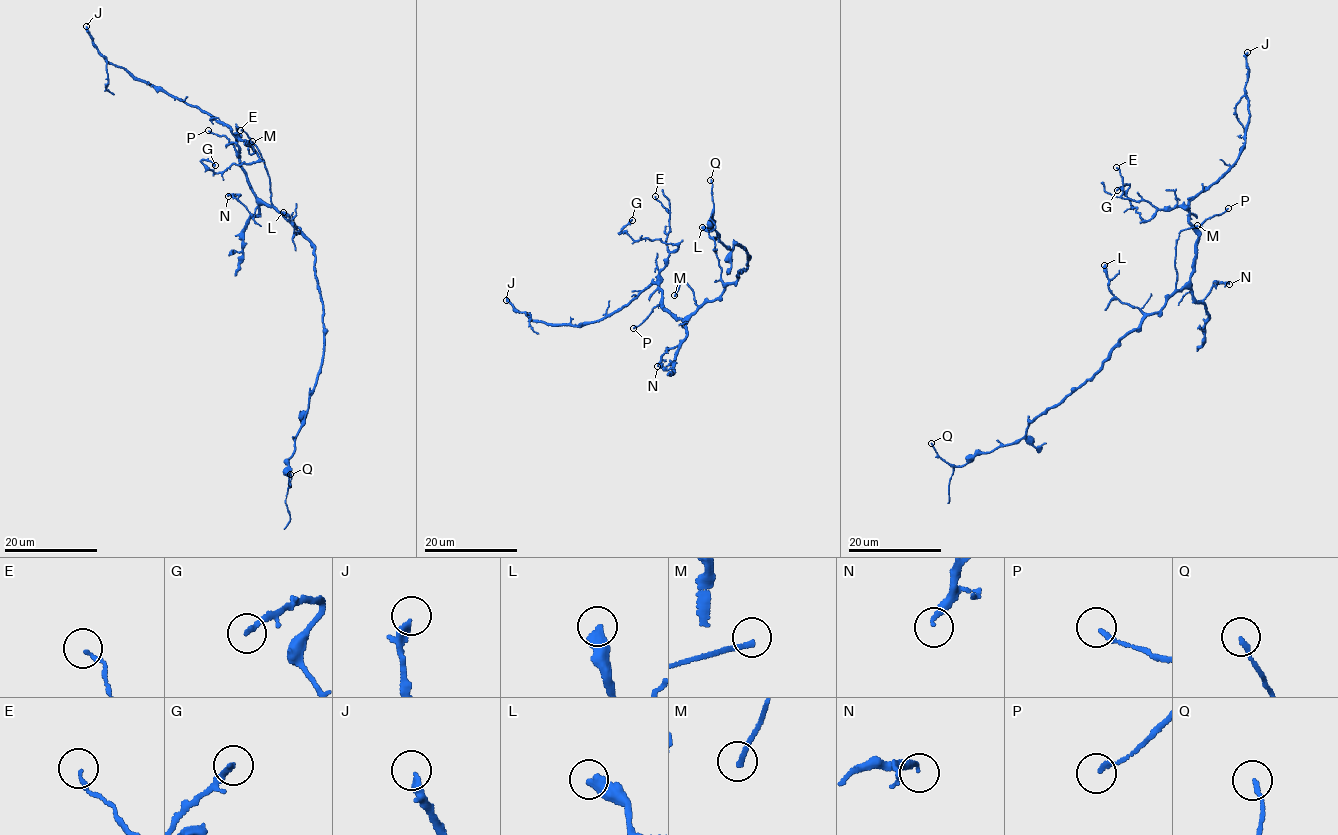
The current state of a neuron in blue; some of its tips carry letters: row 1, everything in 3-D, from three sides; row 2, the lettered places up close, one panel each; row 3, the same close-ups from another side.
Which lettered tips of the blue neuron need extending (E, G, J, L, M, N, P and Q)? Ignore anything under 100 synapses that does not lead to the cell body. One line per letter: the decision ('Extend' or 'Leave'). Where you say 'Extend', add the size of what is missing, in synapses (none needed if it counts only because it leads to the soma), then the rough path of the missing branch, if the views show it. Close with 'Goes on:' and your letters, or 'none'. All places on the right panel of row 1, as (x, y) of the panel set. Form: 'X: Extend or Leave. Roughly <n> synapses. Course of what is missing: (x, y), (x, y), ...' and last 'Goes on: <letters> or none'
E: Leave
G: Leave
J: Leave
L: Leave
M: Extend. Course of what is missing: (1197, 225), (1207, 216), (1224, 179), (1214, 140), (1215, 125), (1209, 119), (1220, 108), (1228, 82), (1265, 47)
N: Leave
P: Leave
Q: Leave
Goes on: M

